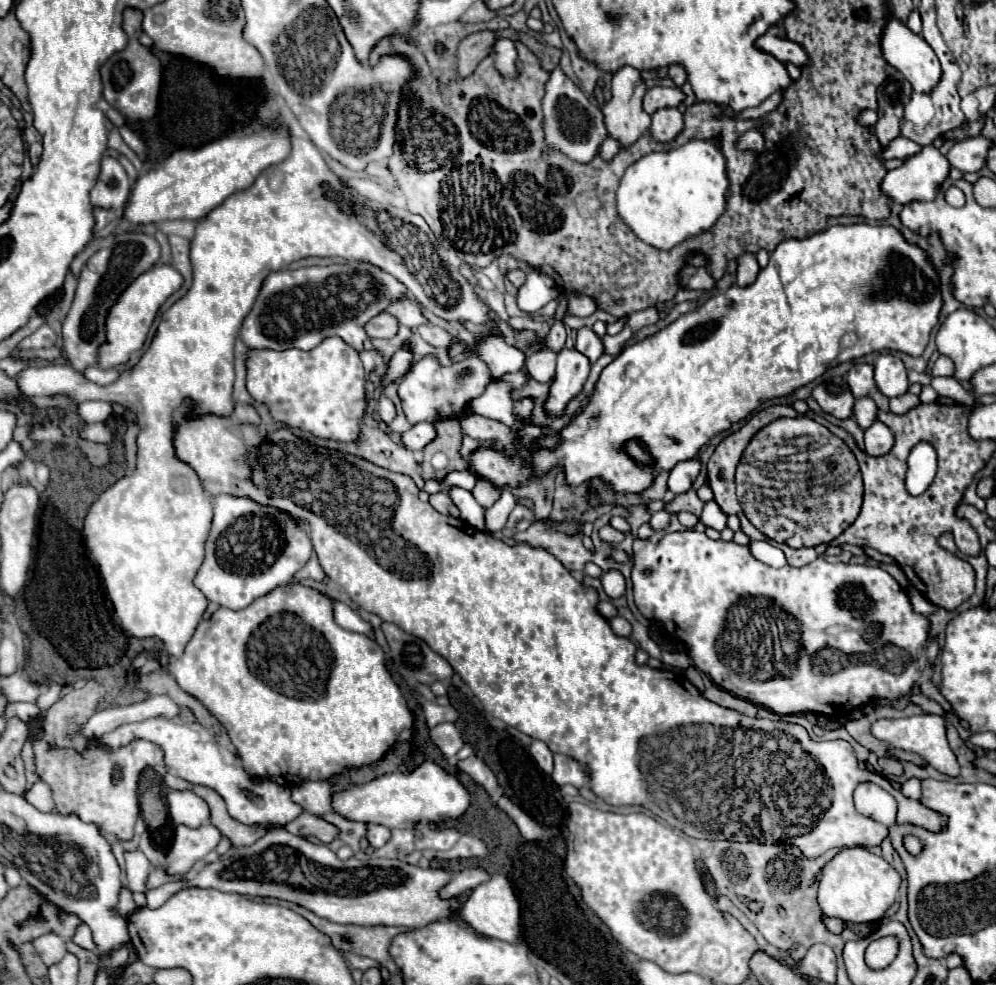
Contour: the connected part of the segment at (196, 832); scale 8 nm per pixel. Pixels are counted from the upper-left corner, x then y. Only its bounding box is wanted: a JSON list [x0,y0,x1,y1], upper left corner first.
[167,824,219,874]

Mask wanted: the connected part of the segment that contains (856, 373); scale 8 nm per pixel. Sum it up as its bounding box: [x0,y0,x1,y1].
[845,364,875,398]

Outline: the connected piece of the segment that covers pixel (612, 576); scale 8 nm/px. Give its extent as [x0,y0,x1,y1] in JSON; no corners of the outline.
[601,570,625,598]

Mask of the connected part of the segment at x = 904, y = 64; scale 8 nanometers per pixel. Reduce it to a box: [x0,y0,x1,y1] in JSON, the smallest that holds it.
[881,18,941,94]

